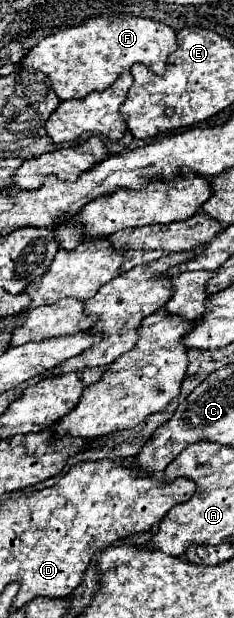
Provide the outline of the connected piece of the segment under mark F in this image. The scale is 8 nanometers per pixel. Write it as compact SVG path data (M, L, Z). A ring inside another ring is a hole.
M93 18L81 26L43 38L27 52L25 62L21 64L49 76L55 94L61 100L71 100L109 88L123 70L129 70L137 62L163 74L167 58L175 52L175 46L175 32L167 24L147 18Z

